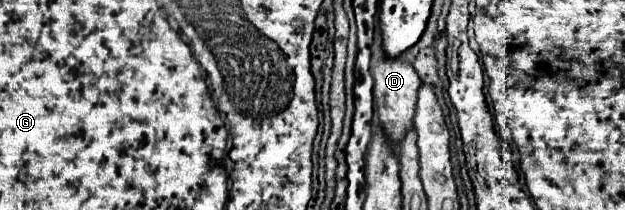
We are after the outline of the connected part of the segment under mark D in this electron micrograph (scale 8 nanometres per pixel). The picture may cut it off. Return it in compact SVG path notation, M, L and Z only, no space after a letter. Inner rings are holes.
M376 22L376 30L374 30L374 44L372 44L370 50L372 50L370 72L372 72L372 78L374 78L374 100L376 100L376 106L378 106L378 120L384 128L384 132L388 134L388 138L392 142L400 142L404 138L406 130L410 130L414 126L412 118L414 118L416 90L422 84L422 80L416 74L414 66L410 66L410 62L406 62L402 56L390 58L390 56L384 54L378 22Z

